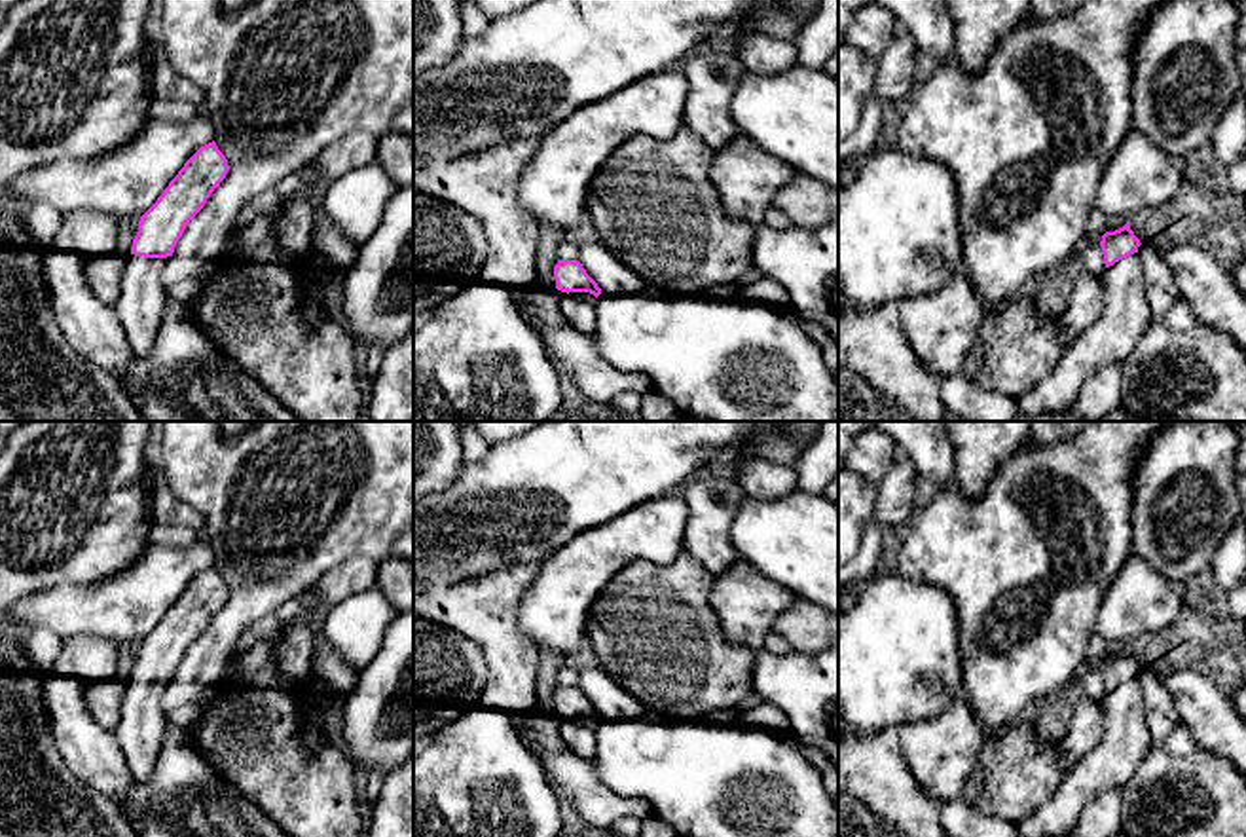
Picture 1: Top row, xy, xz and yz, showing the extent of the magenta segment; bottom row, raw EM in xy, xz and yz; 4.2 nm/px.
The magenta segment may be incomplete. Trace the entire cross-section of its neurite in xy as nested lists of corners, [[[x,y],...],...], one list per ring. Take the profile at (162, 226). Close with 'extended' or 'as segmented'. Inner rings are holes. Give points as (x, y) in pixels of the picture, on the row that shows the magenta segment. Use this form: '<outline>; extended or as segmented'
[[[214,140],[201,146],[140,216],[119,294],[112,306],[133,355],[152,353],[169,300],[161,287],[163,264],[228,171],[228,159]]]; extended

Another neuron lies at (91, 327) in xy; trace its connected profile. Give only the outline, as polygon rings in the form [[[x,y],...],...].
[[[74,251],[42,252],[42,277],[64,338],[78,355],[119,380],[133,351],[114,307],[91,292],[83,268],[85,258]]]

